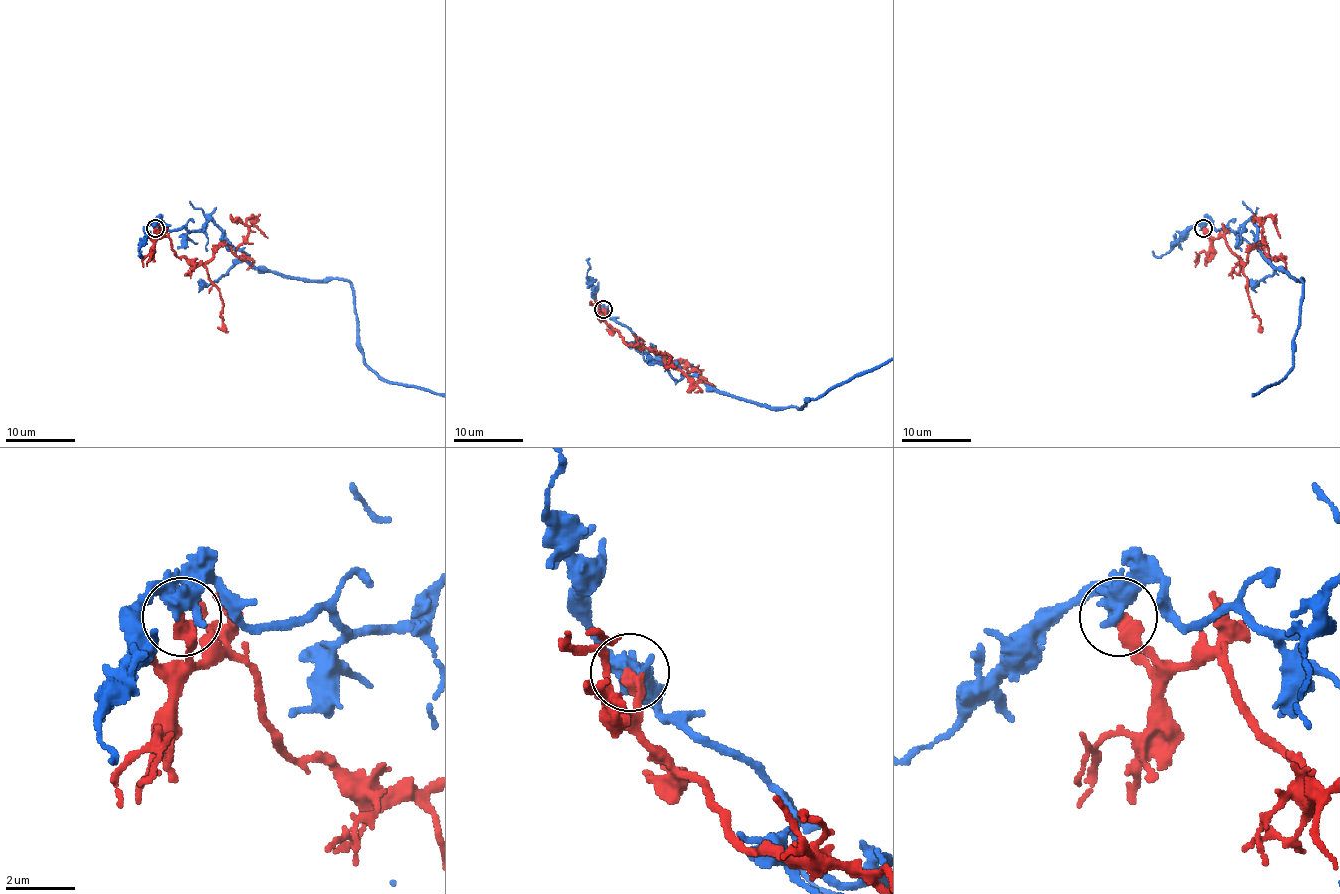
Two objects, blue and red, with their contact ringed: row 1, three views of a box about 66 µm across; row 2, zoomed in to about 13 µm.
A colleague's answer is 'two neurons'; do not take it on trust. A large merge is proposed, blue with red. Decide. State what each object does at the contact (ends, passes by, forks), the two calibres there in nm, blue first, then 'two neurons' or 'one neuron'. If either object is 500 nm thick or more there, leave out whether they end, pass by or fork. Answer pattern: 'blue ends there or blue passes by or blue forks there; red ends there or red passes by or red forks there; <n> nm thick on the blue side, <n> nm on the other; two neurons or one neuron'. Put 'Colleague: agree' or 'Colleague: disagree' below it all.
blue forks there; red ends there; 360 nm thick on the blue side, 440 nm on the other; two neurons
Colleague: agree

